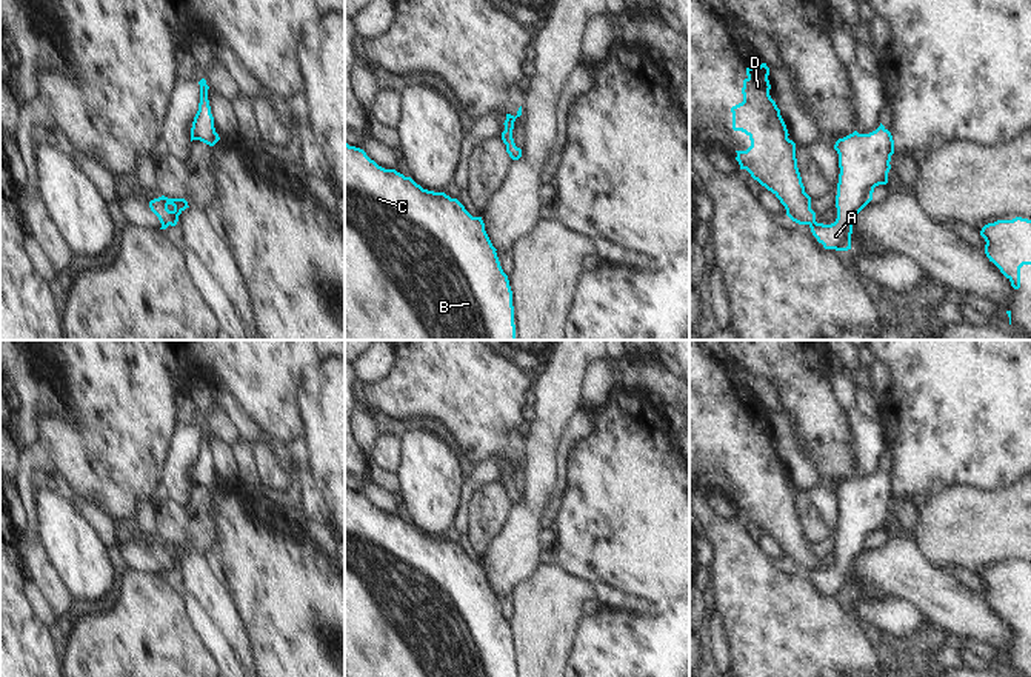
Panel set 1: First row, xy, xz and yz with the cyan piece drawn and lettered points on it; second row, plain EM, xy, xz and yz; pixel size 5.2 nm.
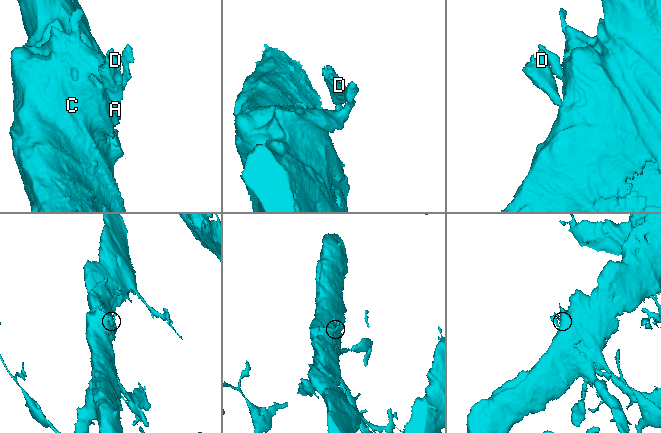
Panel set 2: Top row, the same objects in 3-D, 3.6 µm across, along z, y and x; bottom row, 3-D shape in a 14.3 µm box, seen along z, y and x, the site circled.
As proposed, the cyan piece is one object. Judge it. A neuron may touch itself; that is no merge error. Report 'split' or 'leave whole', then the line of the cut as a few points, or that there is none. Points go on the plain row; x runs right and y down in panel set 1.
split | yz (816, 566), (810, 570)

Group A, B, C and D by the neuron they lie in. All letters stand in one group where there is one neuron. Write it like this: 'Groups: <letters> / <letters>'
Groups: A B C / D

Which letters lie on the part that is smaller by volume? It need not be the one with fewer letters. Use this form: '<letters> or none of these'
D

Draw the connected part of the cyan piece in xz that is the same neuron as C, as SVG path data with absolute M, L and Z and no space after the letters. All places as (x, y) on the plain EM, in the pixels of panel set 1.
M345 488L345 677L516 677L512 635L495 595L485 575L482 562L472 562L457 543L451 543L445 537L423 534L411 522L405 522L395 514L379 511L363 494Z

